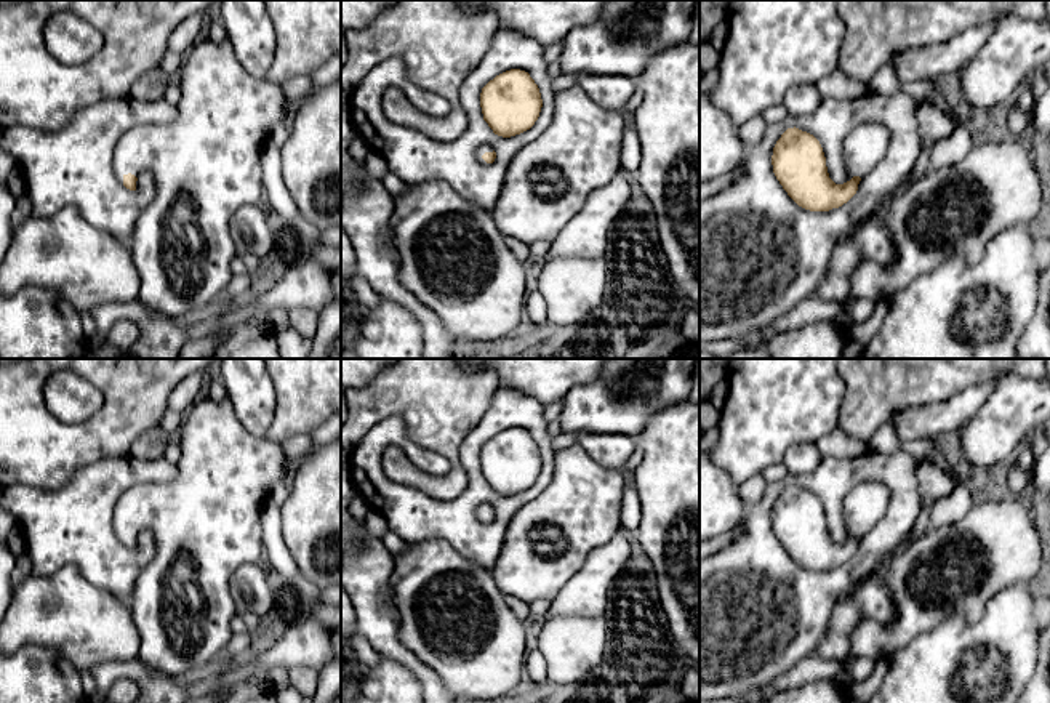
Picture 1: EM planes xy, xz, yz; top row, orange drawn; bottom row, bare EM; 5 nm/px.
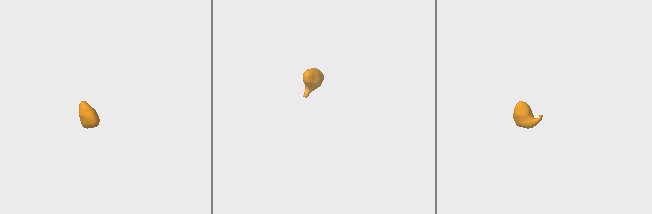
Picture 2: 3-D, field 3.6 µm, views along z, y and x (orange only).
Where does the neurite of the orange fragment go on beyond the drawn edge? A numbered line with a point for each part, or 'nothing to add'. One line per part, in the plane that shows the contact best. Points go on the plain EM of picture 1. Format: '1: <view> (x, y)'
1: xy (207, 521)

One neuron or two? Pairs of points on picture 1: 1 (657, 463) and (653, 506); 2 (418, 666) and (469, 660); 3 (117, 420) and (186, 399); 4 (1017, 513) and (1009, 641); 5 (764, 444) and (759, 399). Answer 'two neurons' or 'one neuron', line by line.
1: one neuron
2: two neurons
3: two neurons
4: two neurons
5: one neuron

